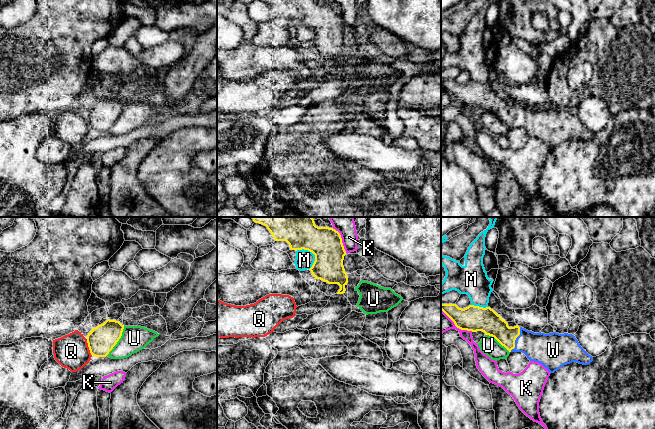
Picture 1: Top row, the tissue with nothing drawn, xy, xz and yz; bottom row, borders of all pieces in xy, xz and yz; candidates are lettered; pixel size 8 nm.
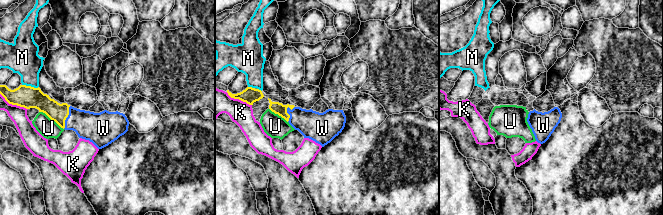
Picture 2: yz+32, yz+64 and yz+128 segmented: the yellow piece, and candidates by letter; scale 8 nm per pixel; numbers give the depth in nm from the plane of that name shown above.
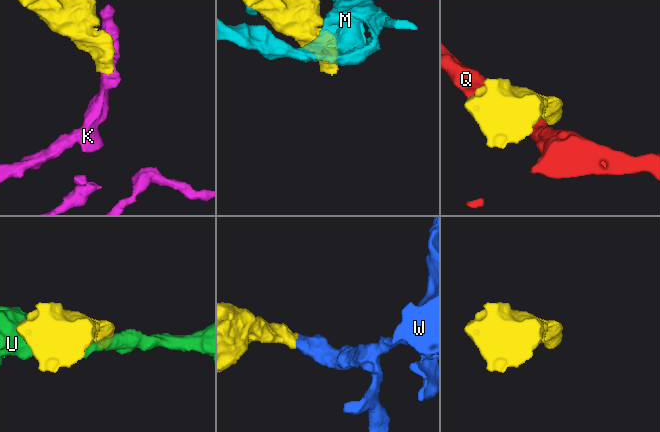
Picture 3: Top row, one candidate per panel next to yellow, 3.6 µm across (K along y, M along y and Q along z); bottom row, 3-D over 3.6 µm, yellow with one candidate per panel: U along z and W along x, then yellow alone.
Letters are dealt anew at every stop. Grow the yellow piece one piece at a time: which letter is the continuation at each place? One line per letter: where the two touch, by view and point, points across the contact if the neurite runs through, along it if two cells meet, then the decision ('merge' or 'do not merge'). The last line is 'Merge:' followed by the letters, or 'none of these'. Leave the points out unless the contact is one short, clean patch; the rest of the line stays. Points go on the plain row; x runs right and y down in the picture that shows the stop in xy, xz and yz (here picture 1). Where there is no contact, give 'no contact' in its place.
K: xz (341, 15) | along xz (332, 4), (339, 9), (346, 28) | do not merge
M: xz (313, 29) | do not merge
Q: xy (88, 122) | along xy (86, 115), (91, 131) | do not merge
U: xy (118, 116) | do not merge
W: yz (515, 115) | across yz (489, 98), (506, 112), (515, 115), (543, 124) | merge
Merge: W

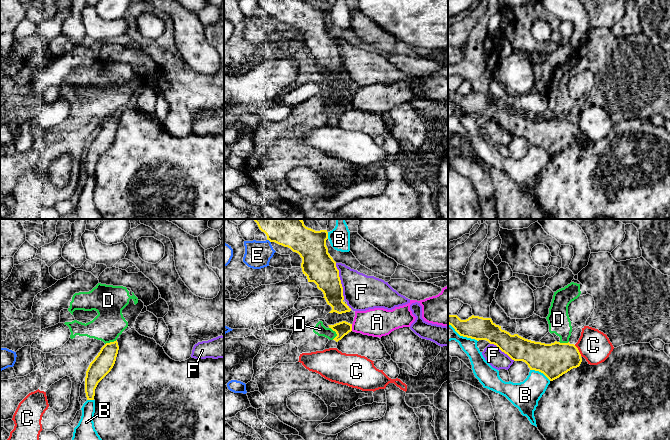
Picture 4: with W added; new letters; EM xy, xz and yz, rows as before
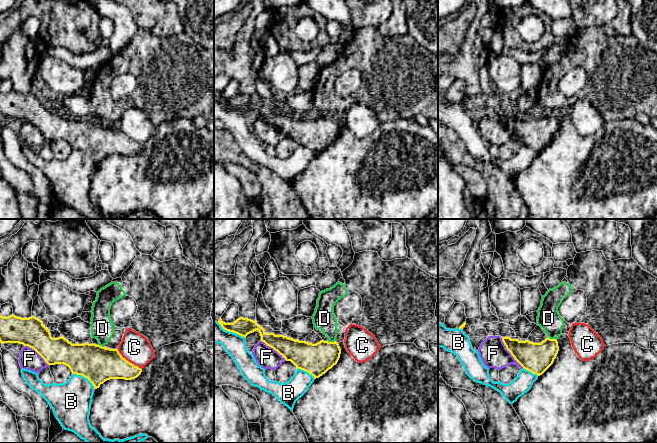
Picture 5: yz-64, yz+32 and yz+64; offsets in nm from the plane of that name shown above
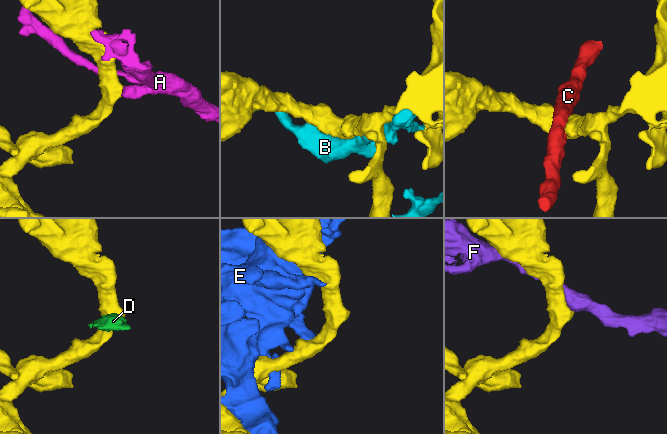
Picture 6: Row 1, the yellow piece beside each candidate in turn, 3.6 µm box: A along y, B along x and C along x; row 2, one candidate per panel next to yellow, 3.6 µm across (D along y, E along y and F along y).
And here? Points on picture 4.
A: xz (351, 103) | along xz (351, 100), (352, 106) | do not merge
B: yz (540, 147) | do not merge
C: yz (578, 126) | do not merge
D: xz (336, 109) | along xz (329, 103), (336, 110), (333, 115) | do not merge
E: xz (269, 16) | do not merge
F: xz (340, 57) | do not merge
Merge: none of these

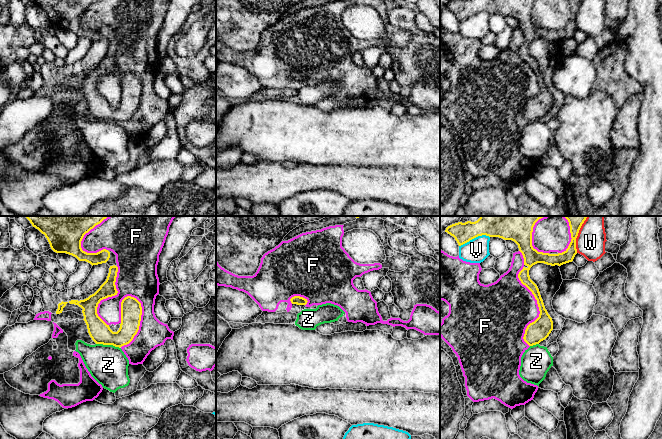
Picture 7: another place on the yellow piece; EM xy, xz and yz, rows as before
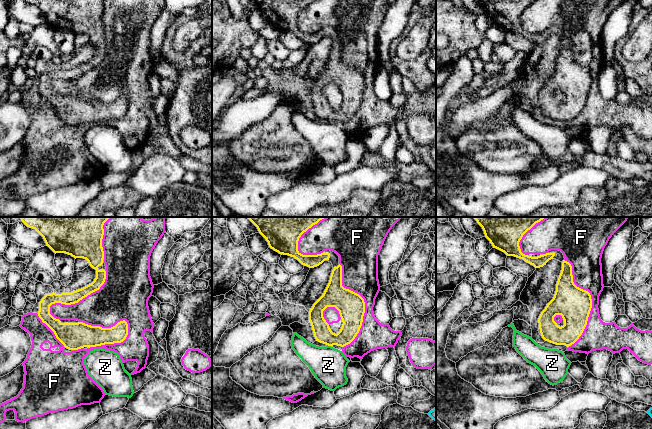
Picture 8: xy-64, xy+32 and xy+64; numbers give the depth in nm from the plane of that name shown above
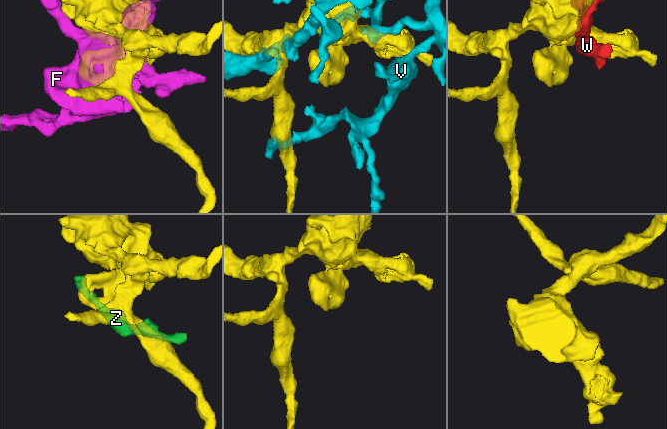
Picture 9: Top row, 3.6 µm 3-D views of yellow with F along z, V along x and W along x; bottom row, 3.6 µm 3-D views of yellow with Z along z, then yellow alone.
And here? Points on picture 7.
F: xy (139, 98) | do not merge
V: yz (474, 13) | do not merge
W: yz (576, 13) | do not merge
Z: xy (108, 120) | along xy (96, 119), (112, 120), (119, 124) | do not merge
Merge: none of these

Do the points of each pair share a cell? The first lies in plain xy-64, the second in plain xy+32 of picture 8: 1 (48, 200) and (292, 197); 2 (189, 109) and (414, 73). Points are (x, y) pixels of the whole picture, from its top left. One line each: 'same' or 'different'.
1: same
2: different

